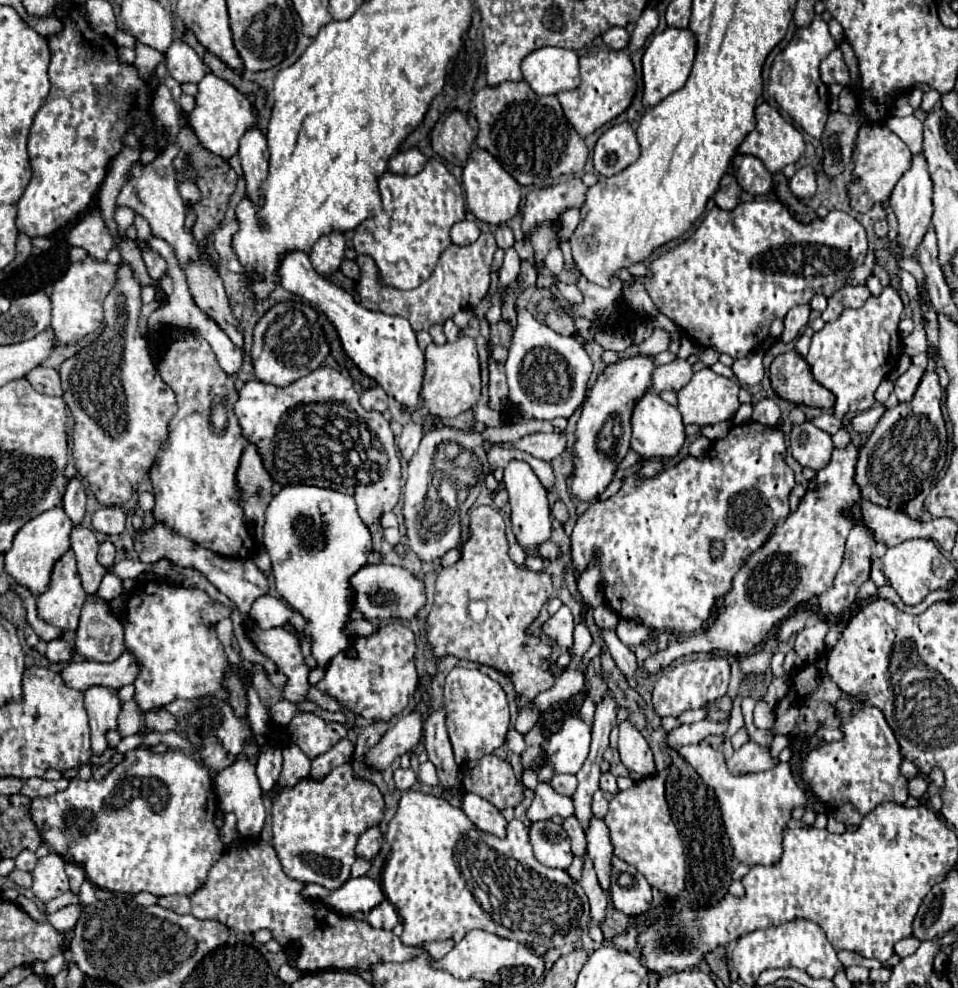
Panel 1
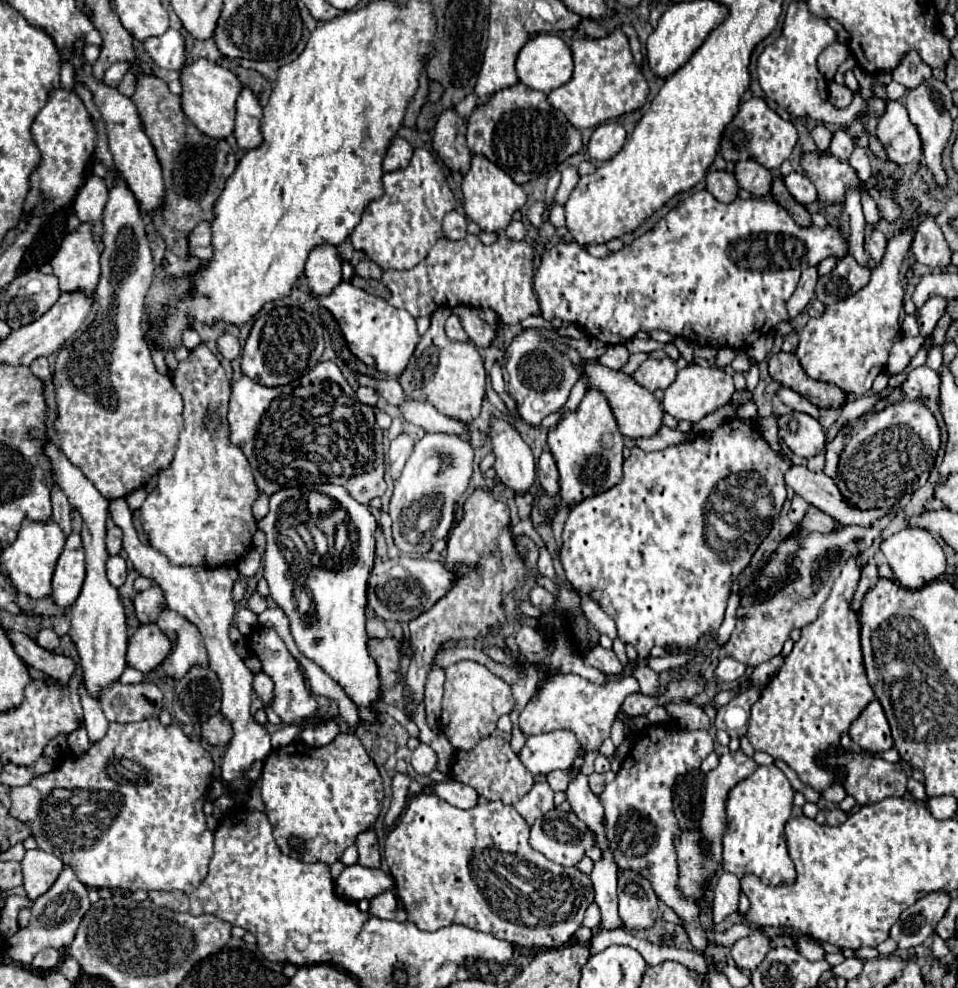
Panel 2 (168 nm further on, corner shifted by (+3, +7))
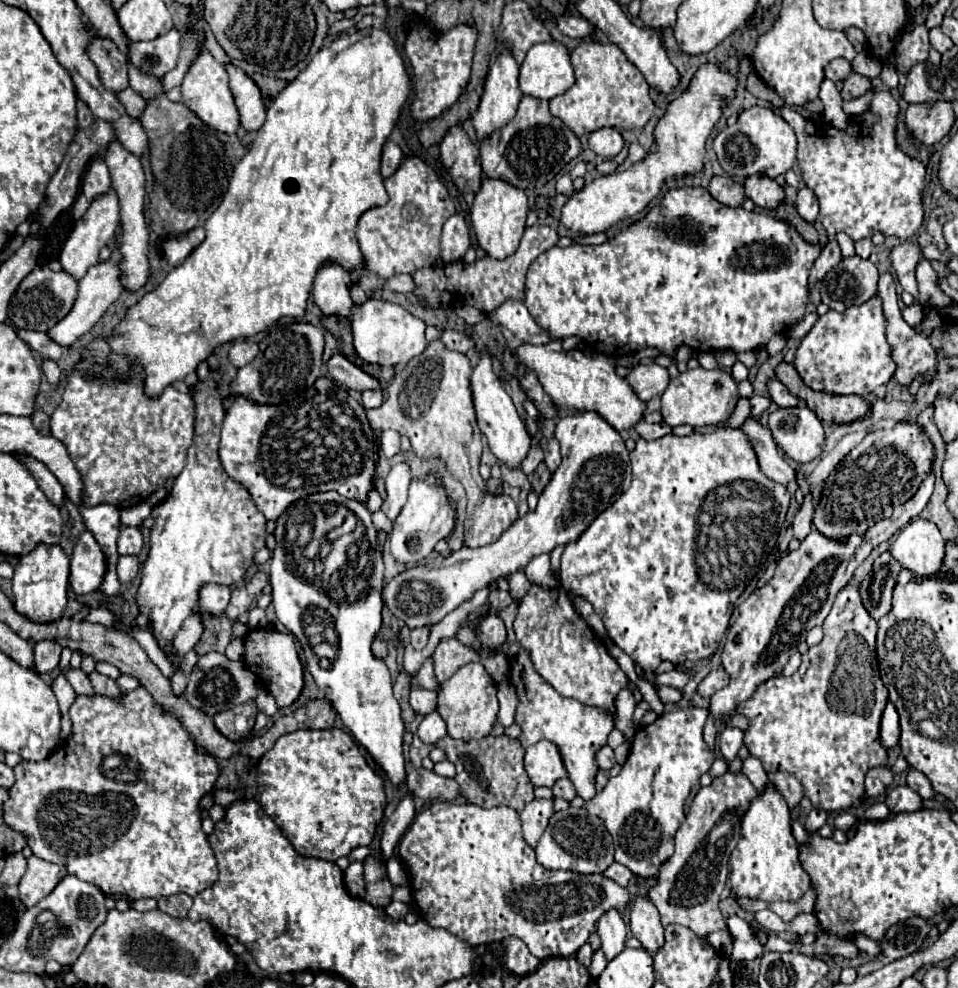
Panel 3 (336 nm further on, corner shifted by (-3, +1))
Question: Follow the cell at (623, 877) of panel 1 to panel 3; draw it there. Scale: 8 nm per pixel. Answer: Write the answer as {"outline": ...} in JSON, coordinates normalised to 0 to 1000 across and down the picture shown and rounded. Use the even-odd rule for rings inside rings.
{"outline":[[[665,908],[659,918],[659,944],[677,965],[686,965],[694,954],[688,922],[675,908]]]}

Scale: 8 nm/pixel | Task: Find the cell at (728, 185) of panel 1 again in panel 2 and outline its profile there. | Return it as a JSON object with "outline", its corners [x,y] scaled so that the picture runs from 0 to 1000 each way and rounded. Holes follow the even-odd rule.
{"outline":[[[742,173],[738,177],[738,193],[753,205],[763,205],[765,201],[769,201],[769,181],[765,179],[765,175],[759,173]]]}

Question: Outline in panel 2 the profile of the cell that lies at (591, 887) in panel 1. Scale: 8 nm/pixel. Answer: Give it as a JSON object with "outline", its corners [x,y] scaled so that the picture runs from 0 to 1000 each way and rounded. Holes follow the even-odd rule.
{"outline":[[[617,914],[617,916],[613,918],[609,936],[611,936],[611,938],[615,938],[615,940],[623,940],[623,938],[627,936],[627,922],[625,922],[623,914]]]}

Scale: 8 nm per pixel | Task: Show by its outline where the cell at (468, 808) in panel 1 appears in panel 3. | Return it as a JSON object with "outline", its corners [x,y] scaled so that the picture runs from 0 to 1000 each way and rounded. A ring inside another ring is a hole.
{"outline":[[[431,778],[425,784],[425,799],[429,805],[435,805],[439,809],[460,809],[460,811],[471,811],[479,805],[479,795],[475,788],[467,788],[456,784],[454,780],[448,778]]]}

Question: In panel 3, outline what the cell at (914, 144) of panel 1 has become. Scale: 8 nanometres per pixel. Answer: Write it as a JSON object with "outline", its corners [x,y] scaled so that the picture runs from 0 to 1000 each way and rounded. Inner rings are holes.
{"outline":[[[941,246],[936,250],[930,252],[928,262],[930,268],[936,276],[936,282],[941,286],[941,290],[953,299],[953,278],[955,278],[955,270],[961,262],[961,252],[957,246]]]}

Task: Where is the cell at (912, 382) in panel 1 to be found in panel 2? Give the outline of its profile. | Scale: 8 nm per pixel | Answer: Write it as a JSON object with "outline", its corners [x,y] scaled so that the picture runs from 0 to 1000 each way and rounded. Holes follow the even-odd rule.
{"outline":[[[968,369],[951,373],[951,378],[945,382],[945,386],[938,390],[938,394],[945,398],[947,404],[978,404],[980,406],[980,380],[970,373]]]}

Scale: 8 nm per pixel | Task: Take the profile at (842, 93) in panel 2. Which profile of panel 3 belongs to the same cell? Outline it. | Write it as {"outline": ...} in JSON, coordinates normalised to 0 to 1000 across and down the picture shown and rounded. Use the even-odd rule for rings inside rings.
{"outline":[[[888,74],[882,82],[880,82],[880,92],[878,92],[878,98],[882,102],[886,100],[895,100],[899,98],[903,92],[909,90],[909,80],[903,78],[903,76],[897,76],[897,74]]]}

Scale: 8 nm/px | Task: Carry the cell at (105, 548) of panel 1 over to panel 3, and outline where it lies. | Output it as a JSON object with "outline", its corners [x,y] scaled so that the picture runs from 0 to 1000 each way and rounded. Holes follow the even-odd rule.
{"outline":[[[126,533],[124,548],[122,548],[122,560],[124,562],[145,562],[149,554],[149,541],[145,533]]]}

